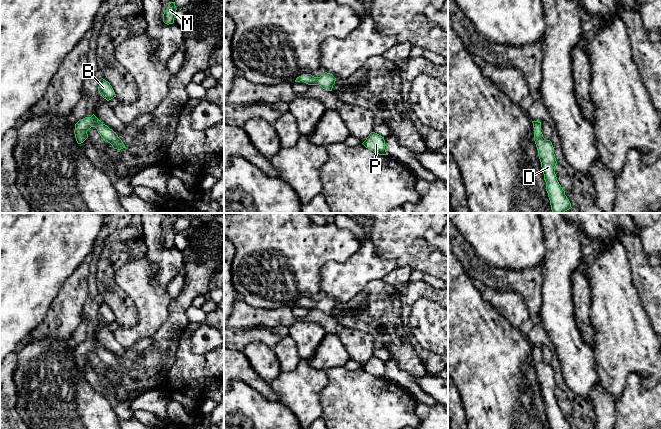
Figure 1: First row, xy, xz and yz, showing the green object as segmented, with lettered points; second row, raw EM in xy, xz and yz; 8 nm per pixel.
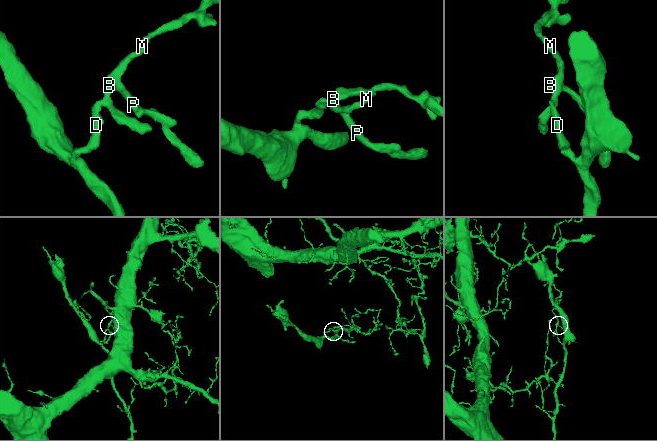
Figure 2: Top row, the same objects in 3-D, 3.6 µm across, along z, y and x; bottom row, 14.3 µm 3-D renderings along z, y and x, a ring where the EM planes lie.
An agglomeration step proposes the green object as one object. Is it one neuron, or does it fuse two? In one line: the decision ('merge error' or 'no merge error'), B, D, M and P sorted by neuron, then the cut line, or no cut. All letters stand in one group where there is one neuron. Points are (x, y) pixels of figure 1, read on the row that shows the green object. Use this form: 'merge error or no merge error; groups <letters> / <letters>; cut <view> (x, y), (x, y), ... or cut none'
no merge error; groups B D M P; cut none

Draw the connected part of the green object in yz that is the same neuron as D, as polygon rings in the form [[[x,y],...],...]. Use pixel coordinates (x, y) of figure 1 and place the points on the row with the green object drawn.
[[[532,121],[532,123],[534,128],[534,141],[546,182],[546,191],[550,200],[551,210],[553,213],[564,213],[572,207],[555,174],[557,161],[554,154],[554,147],[550,140],[546,140],[543,137],[540,131],[541,122]]]

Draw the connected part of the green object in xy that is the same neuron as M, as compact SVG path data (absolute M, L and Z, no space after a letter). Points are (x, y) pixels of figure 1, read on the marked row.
M171 2L163 14L163 22L167 25L174 23L175 13L176 13L175 2Z

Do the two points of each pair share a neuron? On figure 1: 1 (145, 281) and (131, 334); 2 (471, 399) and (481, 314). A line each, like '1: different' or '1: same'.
1: same
2: same

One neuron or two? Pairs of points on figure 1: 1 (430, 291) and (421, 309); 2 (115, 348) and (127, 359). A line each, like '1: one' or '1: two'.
1: two
2: two

